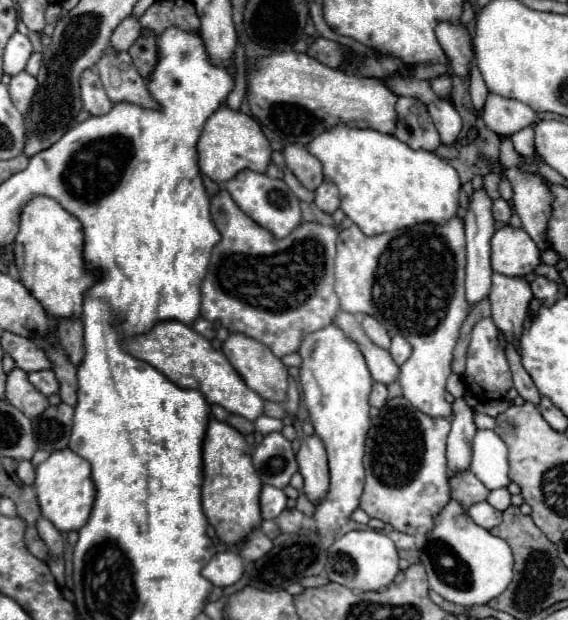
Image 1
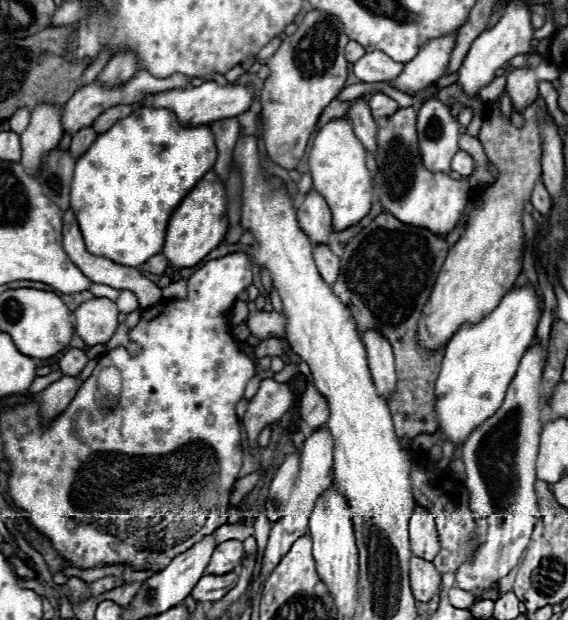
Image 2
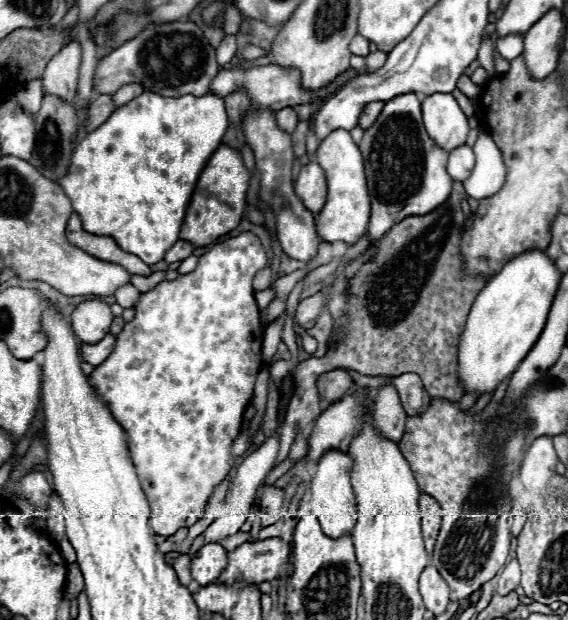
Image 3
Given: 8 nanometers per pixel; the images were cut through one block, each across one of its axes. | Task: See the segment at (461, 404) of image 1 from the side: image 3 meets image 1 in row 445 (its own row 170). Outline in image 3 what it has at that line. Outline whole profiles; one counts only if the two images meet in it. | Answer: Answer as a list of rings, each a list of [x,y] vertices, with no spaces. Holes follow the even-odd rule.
[[[464,144],[450,152],[448,174],[452,176],[452,180],[464,182],[468,178],[468,172],[472,172],[472,168],[474,168],[474,152],[470,146]]]

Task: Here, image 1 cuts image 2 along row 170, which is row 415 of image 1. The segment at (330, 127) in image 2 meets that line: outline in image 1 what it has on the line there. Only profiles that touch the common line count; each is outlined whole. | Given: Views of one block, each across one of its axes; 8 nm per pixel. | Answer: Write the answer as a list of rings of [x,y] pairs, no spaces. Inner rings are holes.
[[[334,324],[308,334],[300,344],[302,368],[300,382],[304,390],[304,402],[310,412],[310,420],[314,424],[314,432],[324,442],[330,466],[330,488],[328,496],[320,500],[314,508],[314,524],[320,536],[334,532],[338,534],[340,524],[350,518],[350,514],[358,508],[360,496],[364,490],[364,442],[370,428],[368,418],[368,396],[372,390],[372,376],[368,366],[364,364],[364,356],[360,348],[344,336],[340,328]]]

